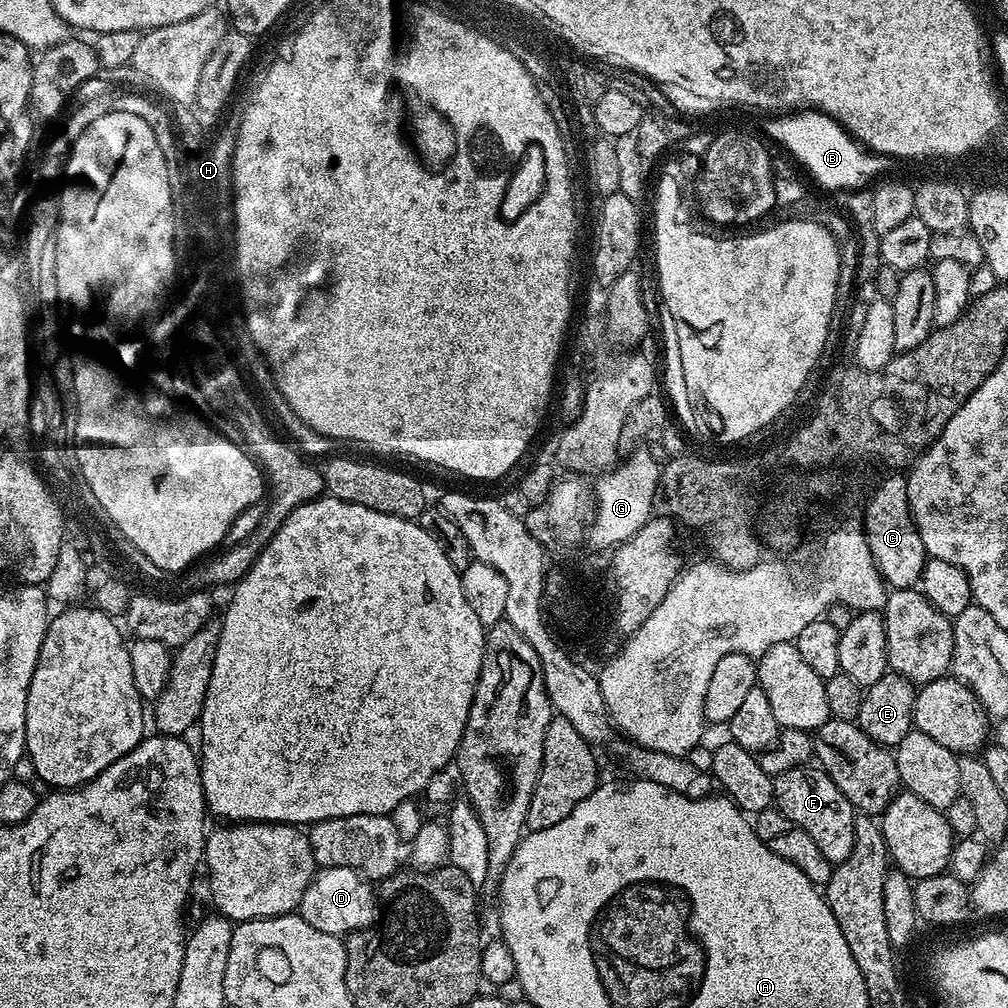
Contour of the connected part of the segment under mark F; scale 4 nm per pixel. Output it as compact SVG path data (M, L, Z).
M805 766L786 770L786 774L775 777L774 804L790 822L798 822L814 842L818 842L818 850L826 854L833 866L840 864L854 850L855 818L857 813L852 803L834 786L827 773L816 766Z

